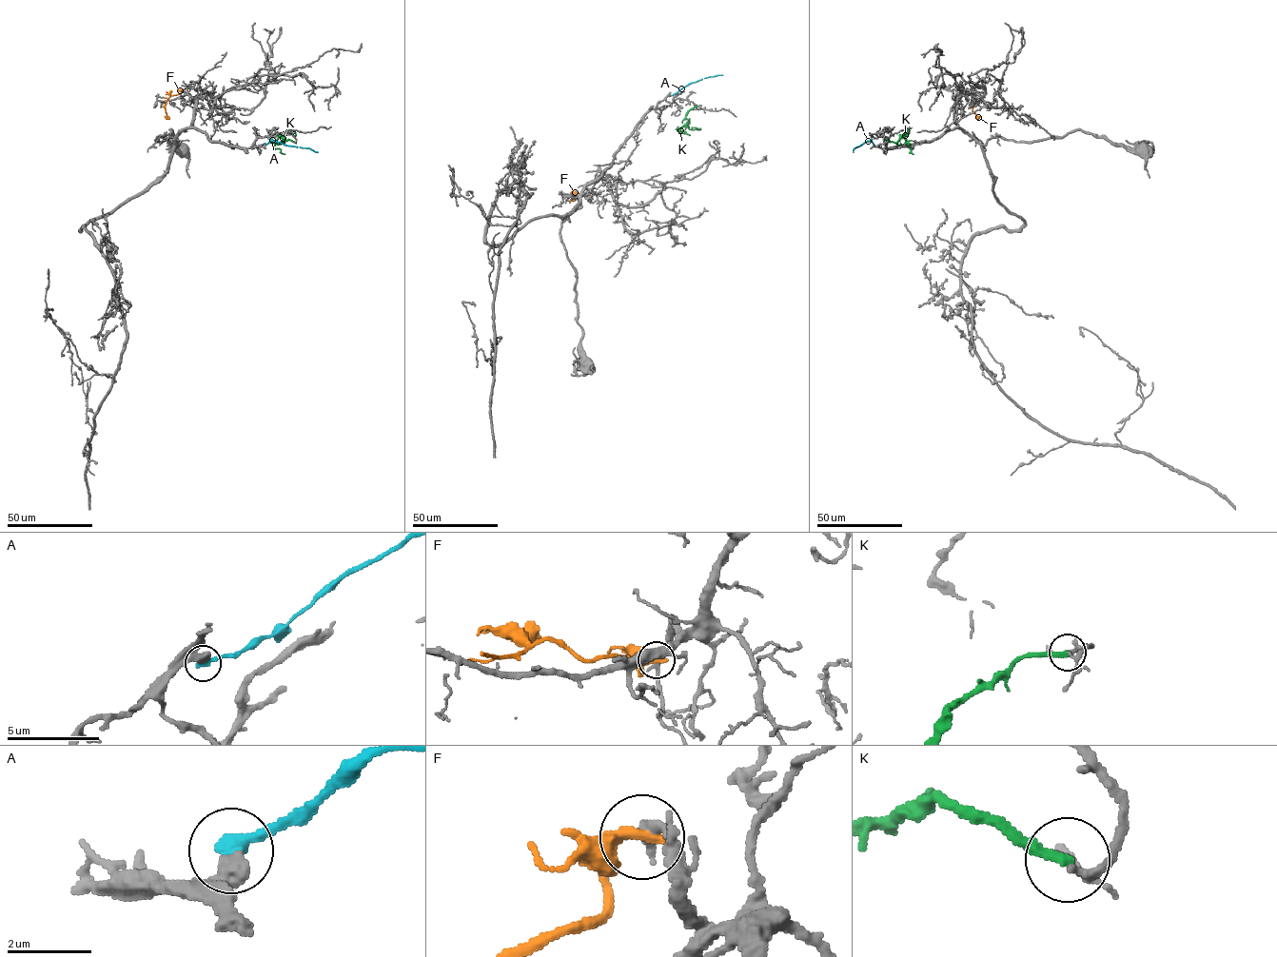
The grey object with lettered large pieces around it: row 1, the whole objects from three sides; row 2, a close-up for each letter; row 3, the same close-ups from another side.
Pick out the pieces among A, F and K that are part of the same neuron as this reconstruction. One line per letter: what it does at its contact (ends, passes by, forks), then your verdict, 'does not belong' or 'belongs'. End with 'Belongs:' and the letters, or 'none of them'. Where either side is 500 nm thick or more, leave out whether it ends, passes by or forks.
A: it ends; does not belong
F: it ends; does not belong
K: it ends; does not belong
Belongs: none of them

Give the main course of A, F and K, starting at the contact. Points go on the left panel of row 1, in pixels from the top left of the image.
A: (265, 145), (276, 141), (318, 152)
F: (182, 89), (166, 101), (166, 110), (169, 119)
K: (294, 142), (287, 139), (281, 143), (284, 137), (280, 136), (275, 142), (274, 147), (285, 154)

